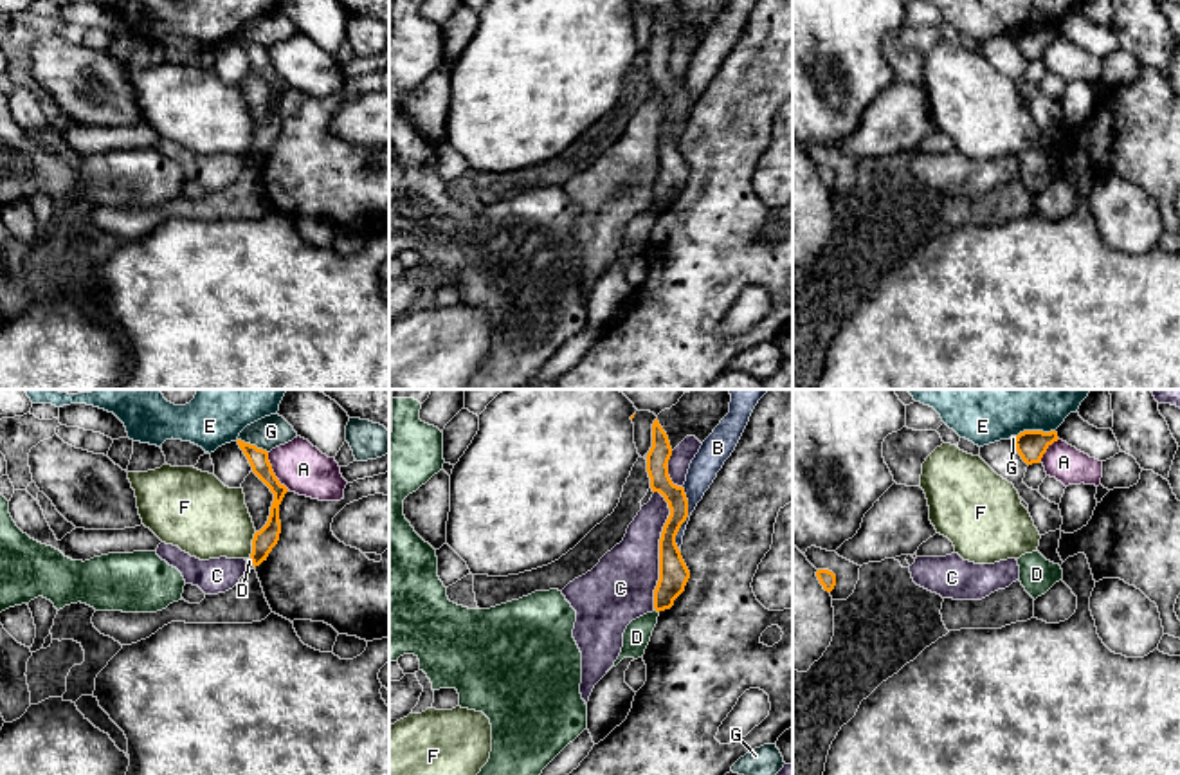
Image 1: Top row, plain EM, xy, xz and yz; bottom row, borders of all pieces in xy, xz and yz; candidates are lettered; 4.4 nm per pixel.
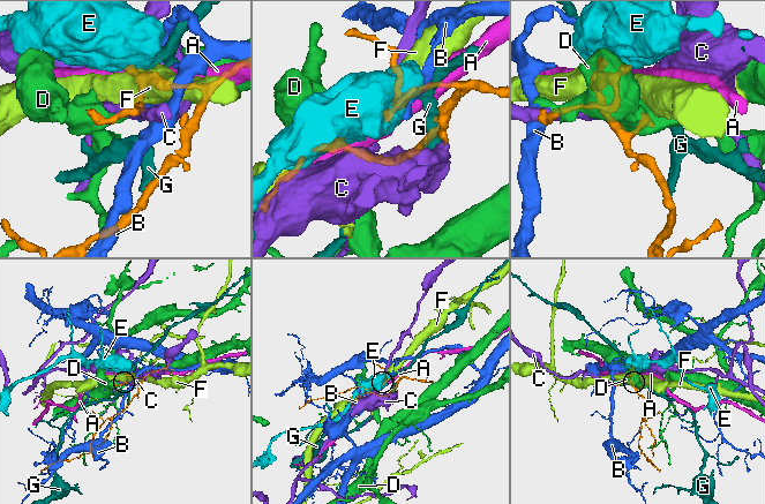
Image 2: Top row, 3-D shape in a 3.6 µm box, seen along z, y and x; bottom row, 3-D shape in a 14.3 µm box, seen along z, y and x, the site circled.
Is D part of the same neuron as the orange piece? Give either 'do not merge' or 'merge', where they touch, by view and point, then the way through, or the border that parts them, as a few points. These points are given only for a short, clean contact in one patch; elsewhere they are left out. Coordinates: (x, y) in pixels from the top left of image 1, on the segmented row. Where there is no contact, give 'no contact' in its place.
do not merge; contact xy (253, 563); border xy (249, 559), (254, 566)

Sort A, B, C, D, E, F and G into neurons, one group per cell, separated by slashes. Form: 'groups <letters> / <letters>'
groups A / B / C / D / E / F / G

